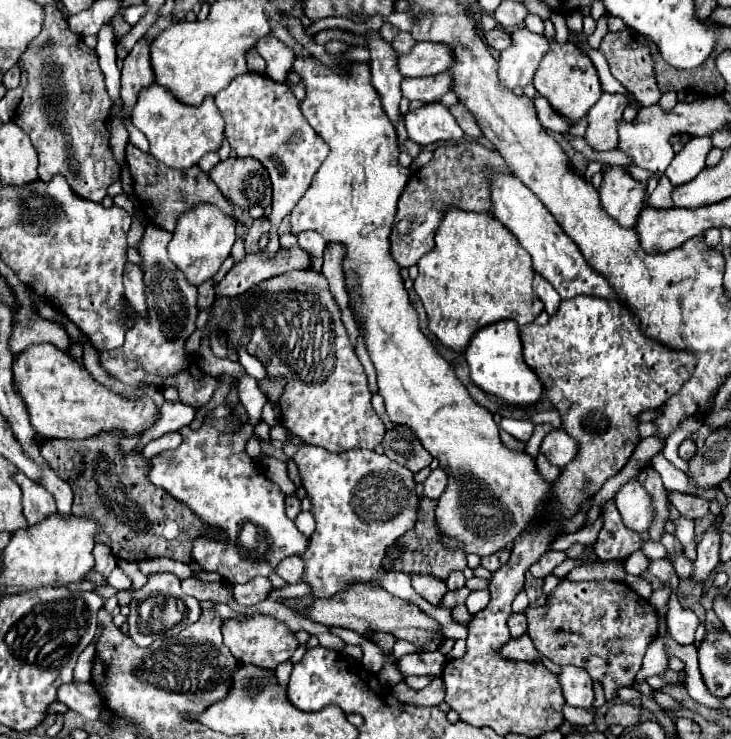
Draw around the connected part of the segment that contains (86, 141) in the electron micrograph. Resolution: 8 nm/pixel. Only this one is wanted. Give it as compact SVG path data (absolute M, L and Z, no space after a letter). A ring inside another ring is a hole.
M46 6L44 32L28 46L20 64L28 70L28 86L22 94L14 122L28 132L38 152L38 176L48 182L54 174L62 174L78 196L102 202L106 188L120 178L120 168L108 146L110 136L106 124L112 102L104 86L104 74L98 66L96 52L90 50L78 34L68 30L66 20L56 8ZM48 38L54 44L50 48L40 48Z

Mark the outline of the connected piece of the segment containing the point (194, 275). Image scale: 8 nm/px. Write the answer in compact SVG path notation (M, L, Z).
M196 204L188 212L180 214L176 228L172 232L172 240L168 244L168 254L170 260L184 272L188 282L198 286L218 272L220 264L232 250L234 240L236 240L236 222L232 216L220 212L220 208L214 208L212 204Z

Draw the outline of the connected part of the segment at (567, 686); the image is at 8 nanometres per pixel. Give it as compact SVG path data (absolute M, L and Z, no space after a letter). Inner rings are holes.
M562 664L558 668L560 668L560 672L556 674L556 678L558 678L562 694L566 698L566 704L588 708L594 712L594 708L592 708L592 700L594 700L592 678L588 676L588 672L584 668L570 666L570 664Z

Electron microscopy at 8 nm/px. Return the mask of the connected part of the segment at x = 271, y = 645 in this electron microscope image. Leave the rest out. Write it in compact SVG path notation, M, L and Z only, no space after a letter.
M248 616L248 622L240 624L236 620L226 620L224 628L224 644L230 648L230 652L234 654L234 658L238 662L248 662L248 664L256 664L262 668L276 668L280 662L288 660L294 650L298 648L298 642L294 640L294 632L286 628L286 624L274 620L272 616Z

